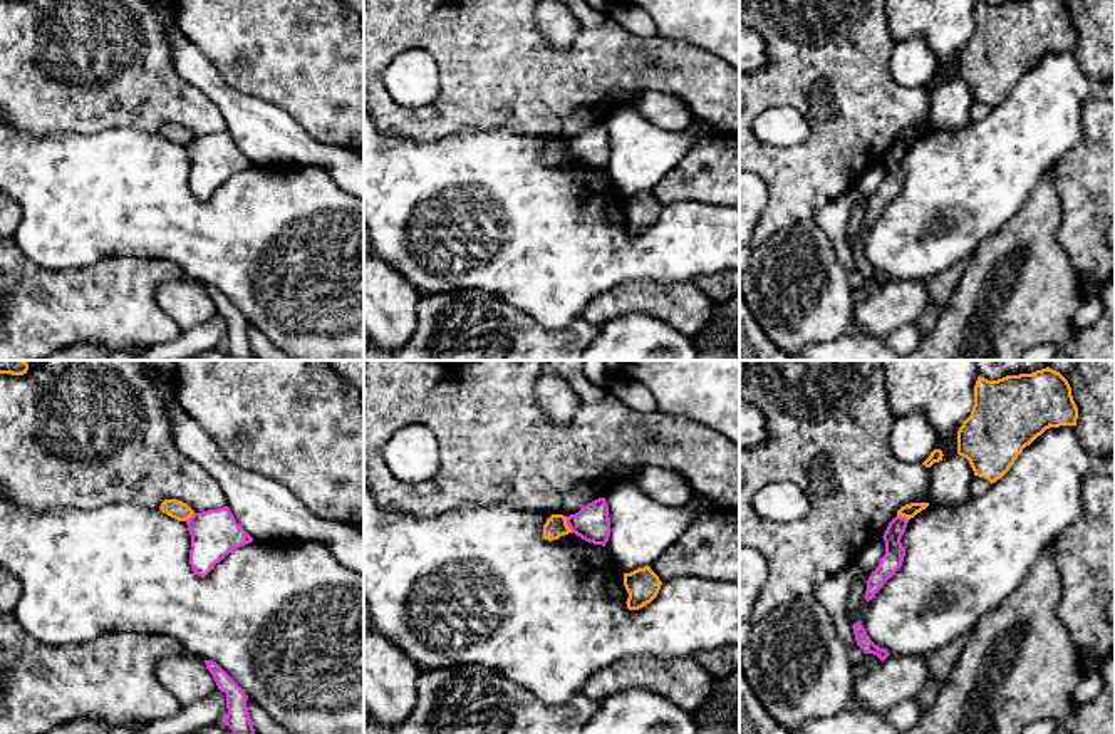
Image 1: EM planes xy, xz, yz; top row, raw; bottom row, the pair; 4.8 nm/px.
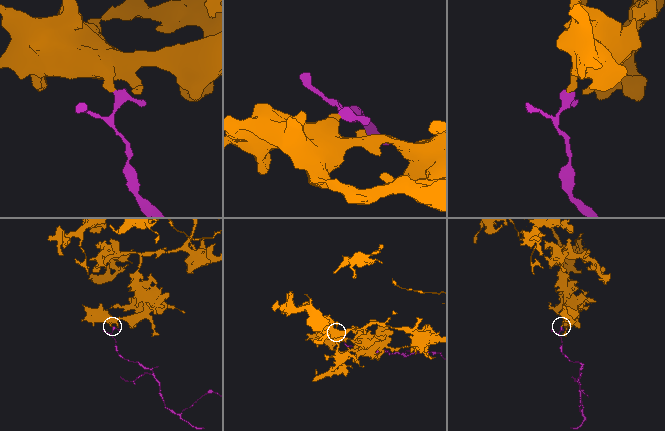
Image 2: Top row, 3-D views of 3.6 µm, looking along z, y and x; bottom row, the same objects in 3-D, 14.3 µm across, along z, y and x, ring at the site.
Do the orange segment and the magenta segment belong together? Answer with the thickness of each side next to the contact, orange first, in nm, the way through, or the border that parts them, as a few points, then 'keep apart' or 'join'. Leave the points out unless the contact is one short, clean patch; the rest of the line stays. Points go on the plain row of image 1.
calibres 110 and 170 nm; border xz (564, 141), (572, 156); keep apart

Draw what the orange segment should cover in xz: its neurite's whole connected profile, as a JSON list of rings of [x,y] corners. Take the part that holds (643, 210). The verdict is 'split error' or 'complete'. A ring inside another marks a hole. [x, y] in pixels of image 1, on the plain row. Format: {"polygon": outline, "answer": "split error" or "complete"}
{"polygon": [[[651,191],[637,193],[630,198],[624,198],[624,211],[629,218],[627,233],[639,235],[644,230],[651,228],[659,215],[662,206],[651,194]]], "answer": "complete"}

